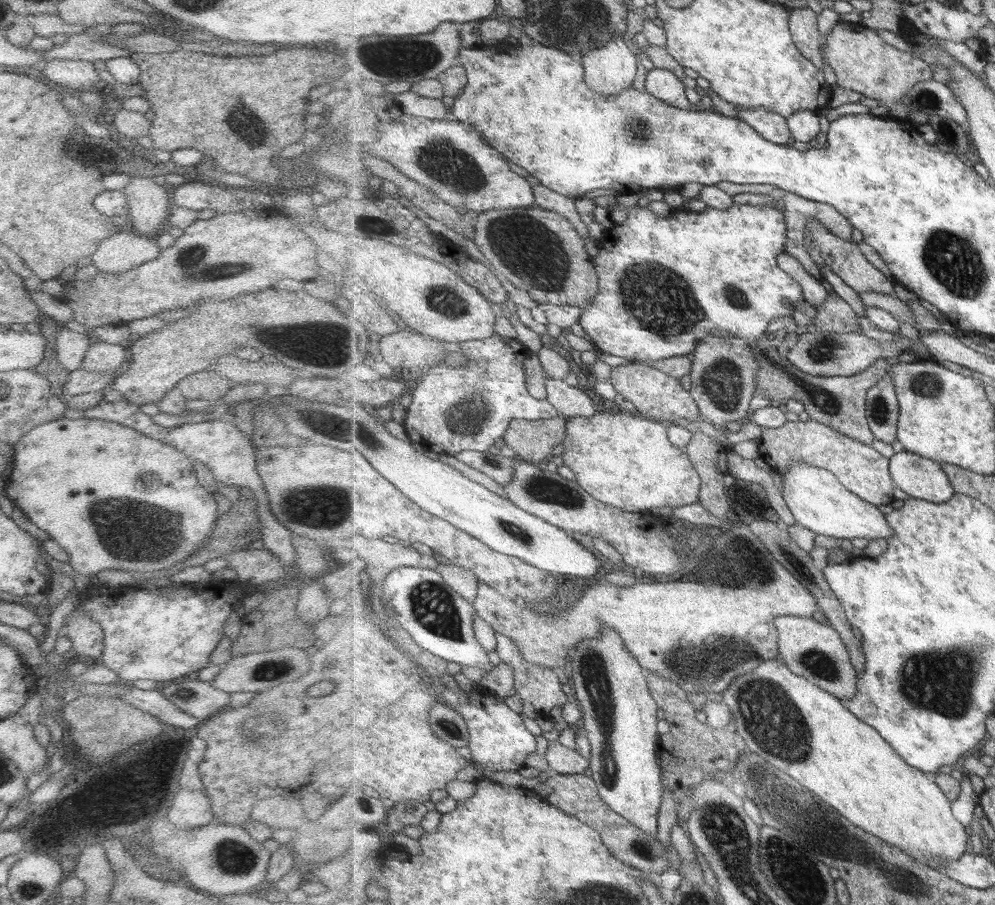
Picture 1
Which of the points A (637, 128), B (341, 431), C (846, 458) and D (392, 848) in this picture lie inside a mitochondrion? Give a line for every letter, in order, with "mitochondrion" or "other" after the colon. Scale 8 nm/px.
A: mitochondrion
B: mitochondrion
C: other
D: other

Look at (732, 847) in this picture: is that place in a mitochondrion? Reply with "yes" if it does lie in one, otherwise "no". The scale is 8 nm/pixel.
yes

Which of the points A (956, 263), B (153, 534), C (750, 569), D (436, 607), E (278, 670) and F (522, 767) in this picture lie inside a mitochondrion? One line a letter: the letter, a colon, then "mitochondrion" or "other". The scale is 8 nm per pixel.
A: mitochondrion
B: mitochondrion
C: mitochondrion
D: mitochondrion
E: other
F: other

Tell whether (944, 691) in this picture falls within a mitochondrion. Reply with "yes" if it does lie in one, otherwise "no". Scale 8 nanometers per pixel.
yes

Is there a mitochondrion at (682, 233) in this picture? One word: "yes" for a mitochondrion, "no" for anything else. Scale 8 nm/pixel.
no

